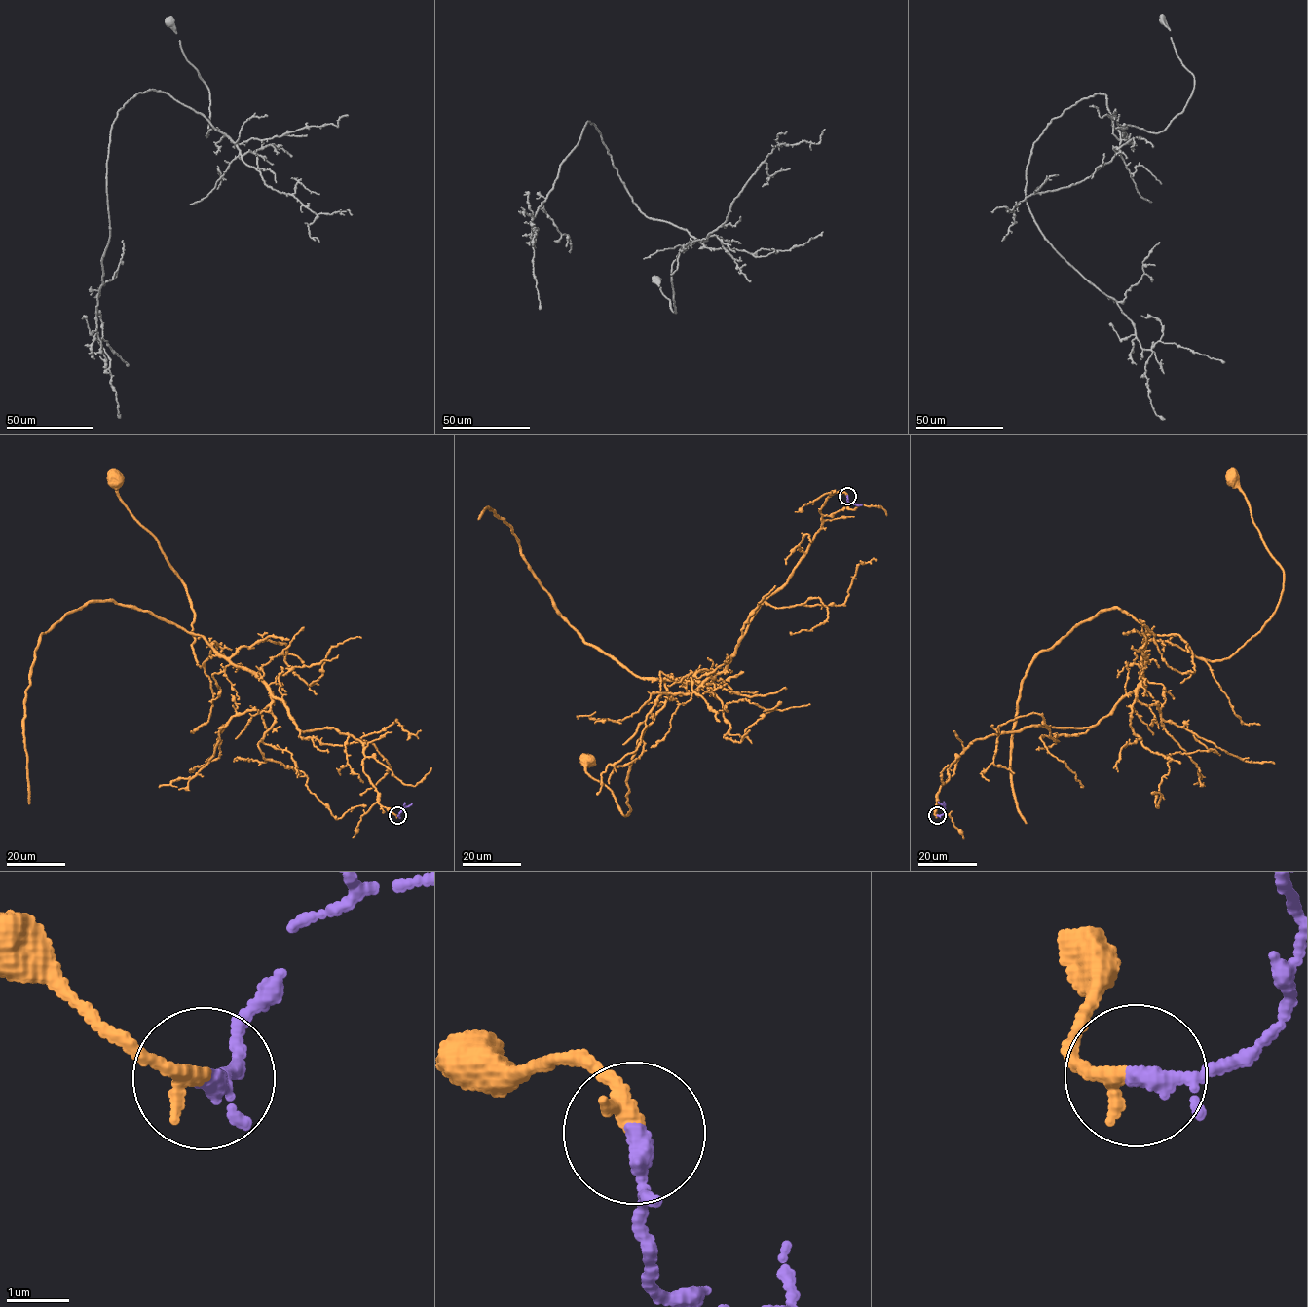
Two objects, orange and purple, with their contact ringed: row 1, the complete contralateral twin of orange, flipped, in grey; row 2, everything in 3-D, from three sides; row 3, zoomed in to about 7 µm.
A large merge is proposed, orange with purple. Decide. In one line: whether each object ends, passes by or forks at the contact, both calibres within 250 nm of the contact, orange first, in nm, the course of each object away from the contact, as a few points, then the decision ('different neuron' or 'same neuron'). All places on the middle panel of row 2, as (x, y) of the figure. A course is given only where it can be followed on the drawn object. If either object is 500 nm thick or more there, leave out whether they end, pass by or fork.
orange ends; purple passes by; calibres 280 and 200 nm; course orange (847, 495), (831, 492), (806, 553), (722, 672), (664, 680), (667, 700), (626, 781), (629, 813), (586, 758); course purple (847, 495), (849, 504), (862, 504); same neuron

